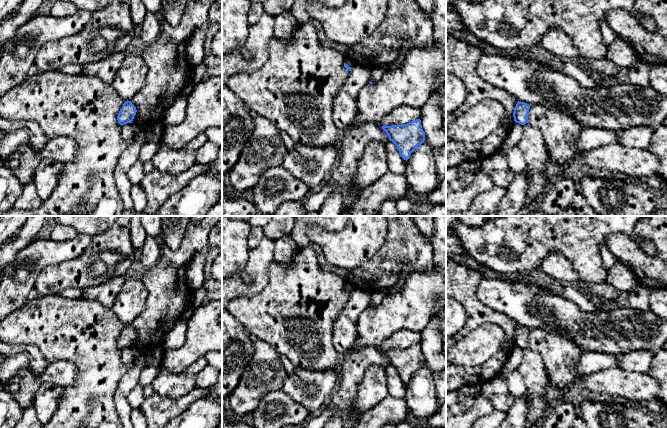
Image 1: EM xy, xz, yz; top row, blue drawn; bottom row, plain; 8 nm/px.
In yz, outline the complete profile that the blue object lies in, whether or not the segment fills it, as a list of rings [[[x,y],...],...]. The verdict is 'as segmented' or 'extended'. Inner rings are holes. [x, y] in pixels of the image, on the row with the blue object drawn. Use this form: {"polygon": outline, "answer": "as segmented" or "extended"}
{"polygon": [[[518,101],[513,112],[514,121],[521,125],[525,125],[528,120],[529,109],[529,104]]], "answer": "as segmented"}

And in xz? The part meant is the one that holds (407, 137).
{"polygon": [[[416,119],[403,125],[381,127],[398,148],[400,156],[404,160],[410,158],[411,153],[425,141],[425,133],[421,120]]], "answer": "as segmented"}

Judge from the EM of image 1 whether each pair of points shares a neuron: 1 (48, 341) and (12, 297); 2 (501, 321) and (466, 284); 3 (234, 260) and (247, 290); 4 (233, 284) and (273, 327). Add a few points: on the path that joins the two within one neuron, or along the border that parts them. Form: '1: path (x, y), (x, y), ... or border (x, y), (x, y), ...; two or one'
1: border (26, 303), (10, 313); two
2: path (490, 316), (467, 295); one
3: border (248, 249), (248, 258), (245, 264), (232, 276); two
4: border (266, 286), (254, 294), (235, 296), (232, 299); two

